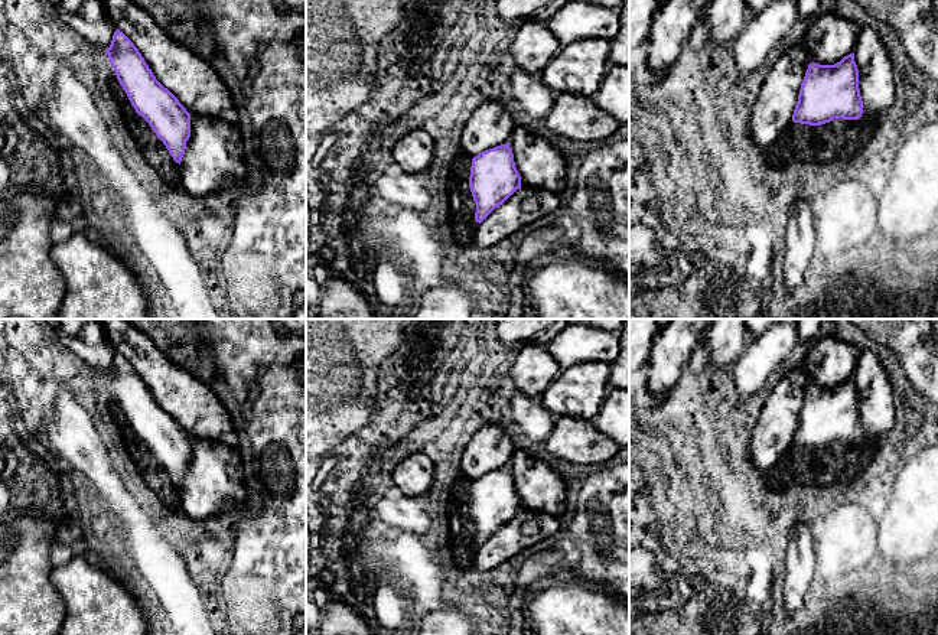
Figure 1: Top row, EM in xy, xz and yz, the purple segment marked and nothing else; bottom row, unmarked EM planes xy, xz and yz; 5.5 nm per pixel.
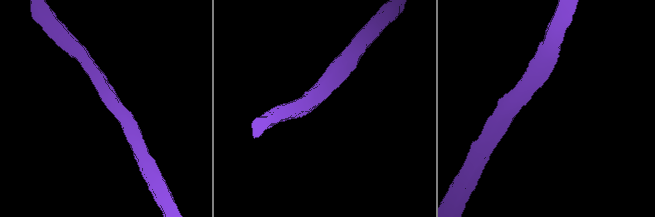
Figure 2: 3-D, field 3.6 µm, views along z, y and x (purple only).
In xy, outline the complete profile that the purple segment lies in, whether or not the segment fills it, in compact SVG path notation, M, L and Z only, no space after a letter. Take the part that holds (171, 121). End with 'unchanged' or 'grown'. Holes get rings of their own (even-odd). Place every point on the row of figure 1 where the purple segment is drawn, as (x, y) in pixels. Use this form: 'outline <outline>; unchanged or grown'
outline M118 29L104 51L136 113L141 115L180 165L190 137L190 114L153 75L133 42Z; unchanged

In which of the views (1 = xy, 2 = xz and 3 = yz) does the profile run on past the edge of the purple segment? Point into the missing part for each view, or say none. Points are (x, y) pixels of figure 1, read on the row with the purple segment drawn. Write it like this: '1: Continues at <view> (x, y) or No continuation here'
1: No continuation here
2: No continuation here
3: No continuation here

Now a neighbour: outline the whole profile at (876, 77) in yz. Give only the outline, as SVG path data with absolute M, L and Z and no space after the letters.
M862 27L853 53L859 69L863 114L882 117L895 101L895 71L890 52L877 30Z

